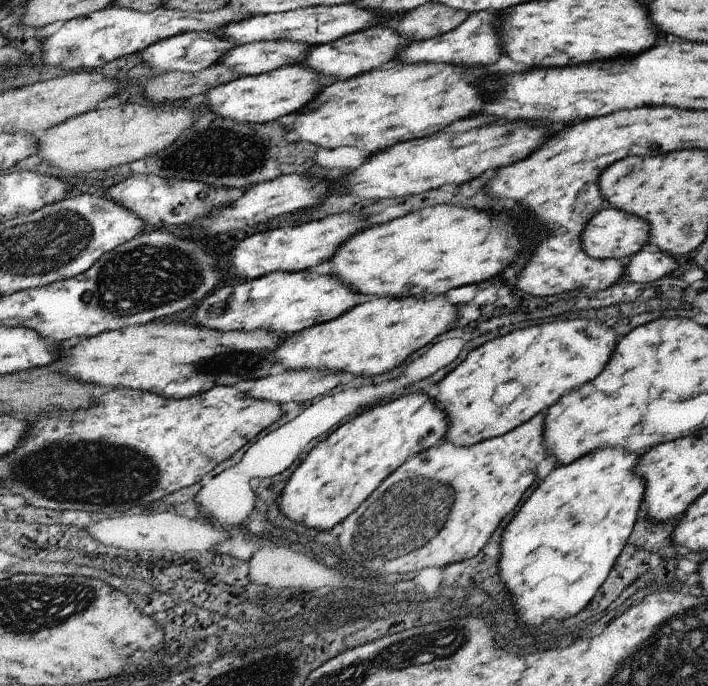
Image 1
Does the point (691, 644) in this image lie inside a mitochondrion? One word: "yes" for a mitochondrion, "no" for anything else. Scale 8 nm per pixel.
yes

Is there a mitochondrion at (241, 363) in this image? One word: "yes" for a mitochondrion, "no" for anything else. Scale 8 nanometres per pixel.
yes

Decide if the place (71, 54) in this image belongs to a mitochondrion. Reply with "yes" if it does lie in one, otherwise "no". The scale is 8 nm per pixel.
yes

